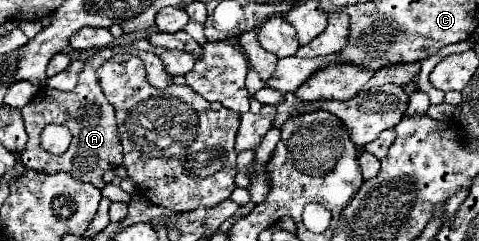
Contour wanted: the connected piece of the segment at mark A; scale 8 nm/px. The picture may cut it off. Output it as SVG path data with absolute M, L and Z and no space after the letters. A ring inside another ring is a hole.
M102 48L88 60L84 60L84 70L80 72L78 84L70 92L60 92L42 86L34 100L22 108L22 118L26 124L28 132L28 144L24 152L20 154L20 160L26 168L32 170L46 170L46 172L70 172L74 178L82 182L90 182L96 188L104 188L106 182L102 180L106 170L118 168L122 164L122 144L116 128L116 118L114 118L114 108L108 104L108 100L102 96L102 90L98 88L96 80L96 70L104 60L112 58L112 48ZM48 124L64 124L72 132L72 146L60 154L54 156L46 152L40 146L40 132Z

